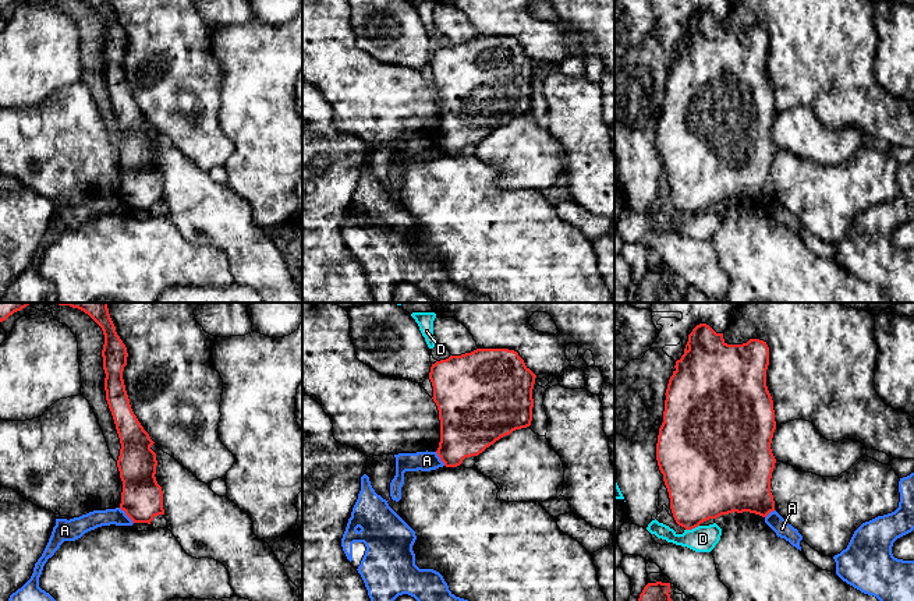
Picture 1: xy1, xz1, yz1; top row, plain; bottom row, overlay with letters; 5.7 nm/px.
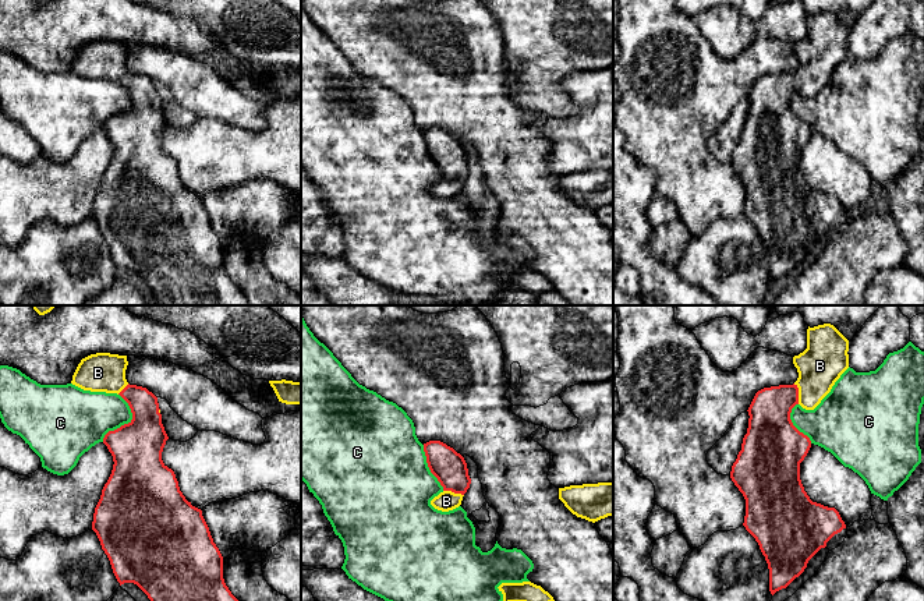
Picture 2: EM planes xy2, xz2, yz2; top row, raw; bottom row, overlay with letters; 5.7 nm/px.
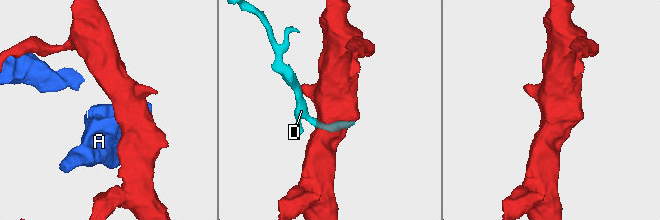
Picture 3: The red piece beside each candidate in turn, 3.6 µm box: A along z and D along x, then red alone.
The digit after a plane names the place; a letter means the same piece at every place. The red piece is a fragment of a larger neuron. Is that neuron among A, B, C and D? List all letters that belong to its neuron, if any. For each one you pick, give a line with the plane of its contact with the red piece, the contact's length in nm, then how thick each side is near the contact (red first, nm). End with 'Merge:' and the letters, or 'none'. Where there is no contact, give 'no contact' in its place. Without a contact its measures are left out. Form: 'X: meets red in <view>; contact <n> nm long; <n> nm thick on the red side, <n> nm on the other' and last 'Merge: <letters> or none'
B: meets red in yz2; contact 120 nm long; 260 nm thick on the red side, 260 nm on the other
Merge: B

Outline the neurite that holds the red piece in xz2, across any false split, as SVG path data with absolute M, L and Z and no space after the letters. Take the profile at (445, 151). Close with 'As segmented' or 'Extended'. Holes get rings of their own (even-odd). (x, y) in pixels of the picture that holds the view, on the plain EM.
M440 128L424 131L424 139L431 160L443 174L431 192L442 199L459 195L471 172L464 145Z. Extended

